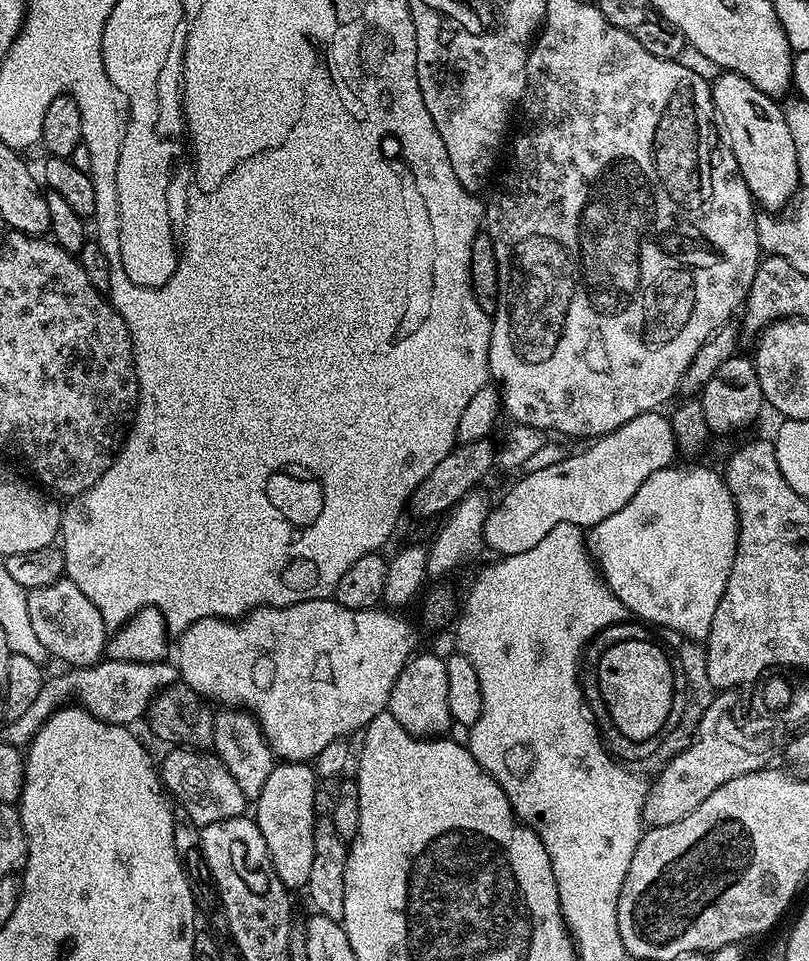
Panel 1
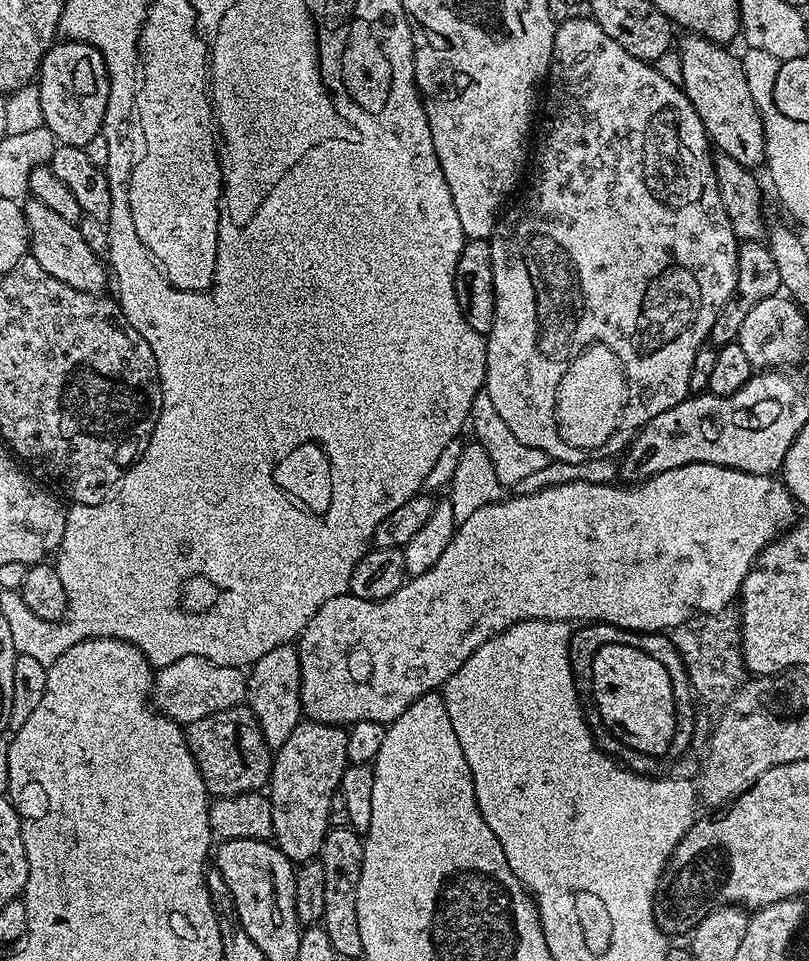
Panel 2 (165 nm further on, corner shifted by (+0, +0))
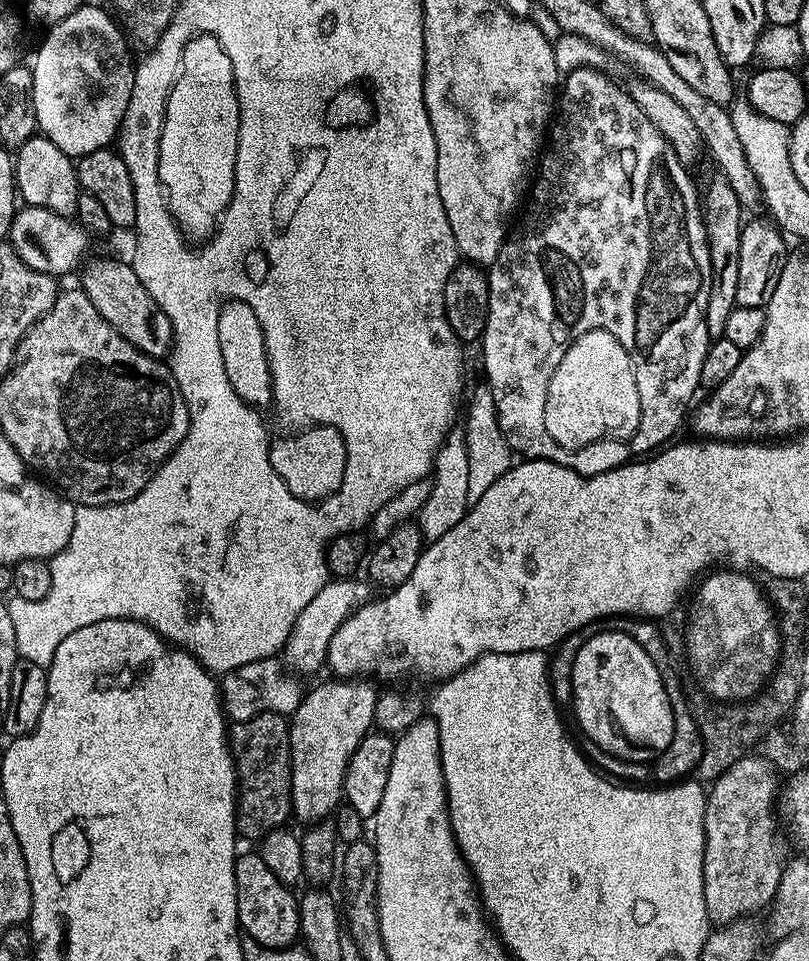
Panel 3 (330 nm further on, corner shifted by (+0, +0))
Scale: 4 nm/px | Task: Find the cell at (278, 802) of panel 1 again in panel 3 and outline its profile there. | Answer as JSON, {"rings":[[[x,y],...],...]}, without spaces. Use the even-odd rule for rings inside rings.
{"rings":[[[328,678],[325,684],[312,691],[309,689],[298,710],[291,713],[288,733],[292,751],[292,811],[295,819],[305,820],[305,825],[327,821],[332,816],[331,812],[342,804],[344,779],[350,758],[374,728],[374,706],[378,695],[375,686],[375,683],[364,678]]]}

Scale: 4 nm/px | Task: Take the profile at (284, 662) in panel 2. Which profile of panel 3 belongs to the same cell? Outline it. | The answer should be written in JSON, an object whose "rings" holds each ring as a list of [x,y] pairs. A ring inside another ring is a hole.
{"rings":[[[352,578],[329,579],[322,590],[314,594],[306,610],[298,614],[298,622],[294,622],[294,630],[282,649],[283,663],[293,673],[304,677],[310,675],[311,672],[318,671],[320,667],[322,669],[325,667],[330,638],[334,638],[340,624],[346,622],[346,618],[351,612],[356,611],[358,605],[365,599],[363,590],[355,582],[356,580]]]}

